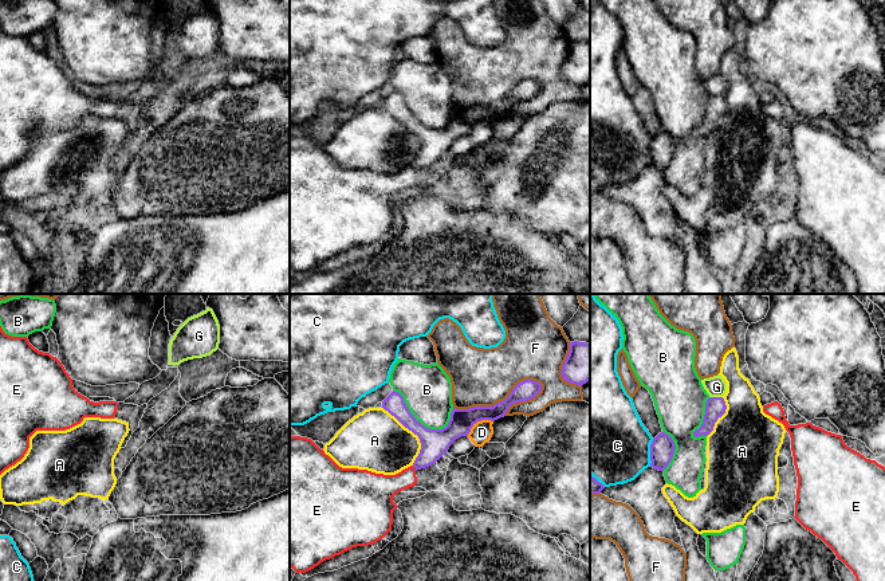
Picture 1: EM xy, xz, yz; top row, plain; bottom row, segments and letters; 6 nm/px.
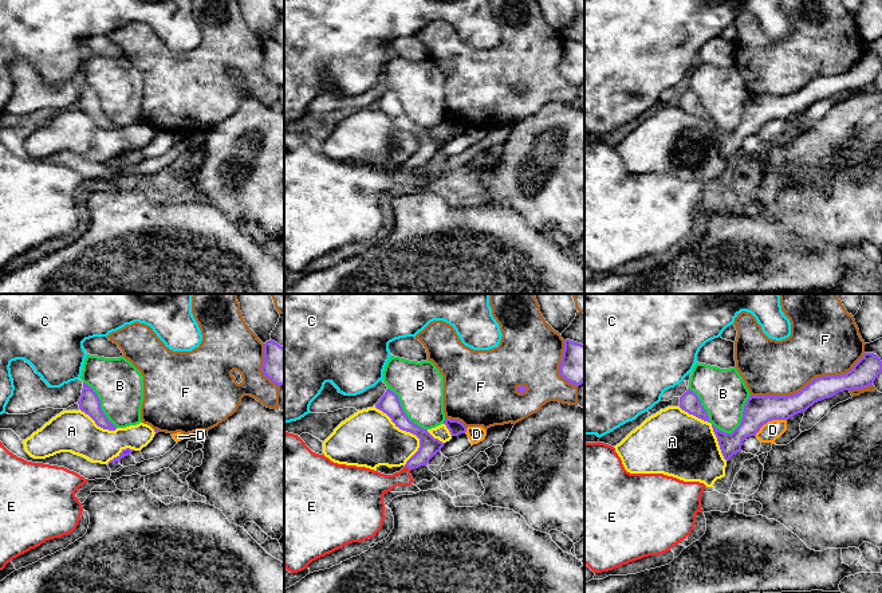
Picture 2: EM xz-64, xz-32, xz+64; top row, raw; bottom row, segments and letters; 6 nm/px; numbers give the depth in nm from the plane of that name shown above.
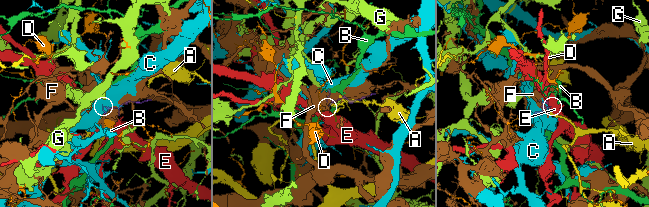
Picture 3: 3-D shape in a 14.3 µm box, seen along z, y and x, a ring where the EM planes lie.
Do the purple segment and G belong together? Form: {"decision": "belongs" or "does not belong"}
{"decision": "does not belong"}

